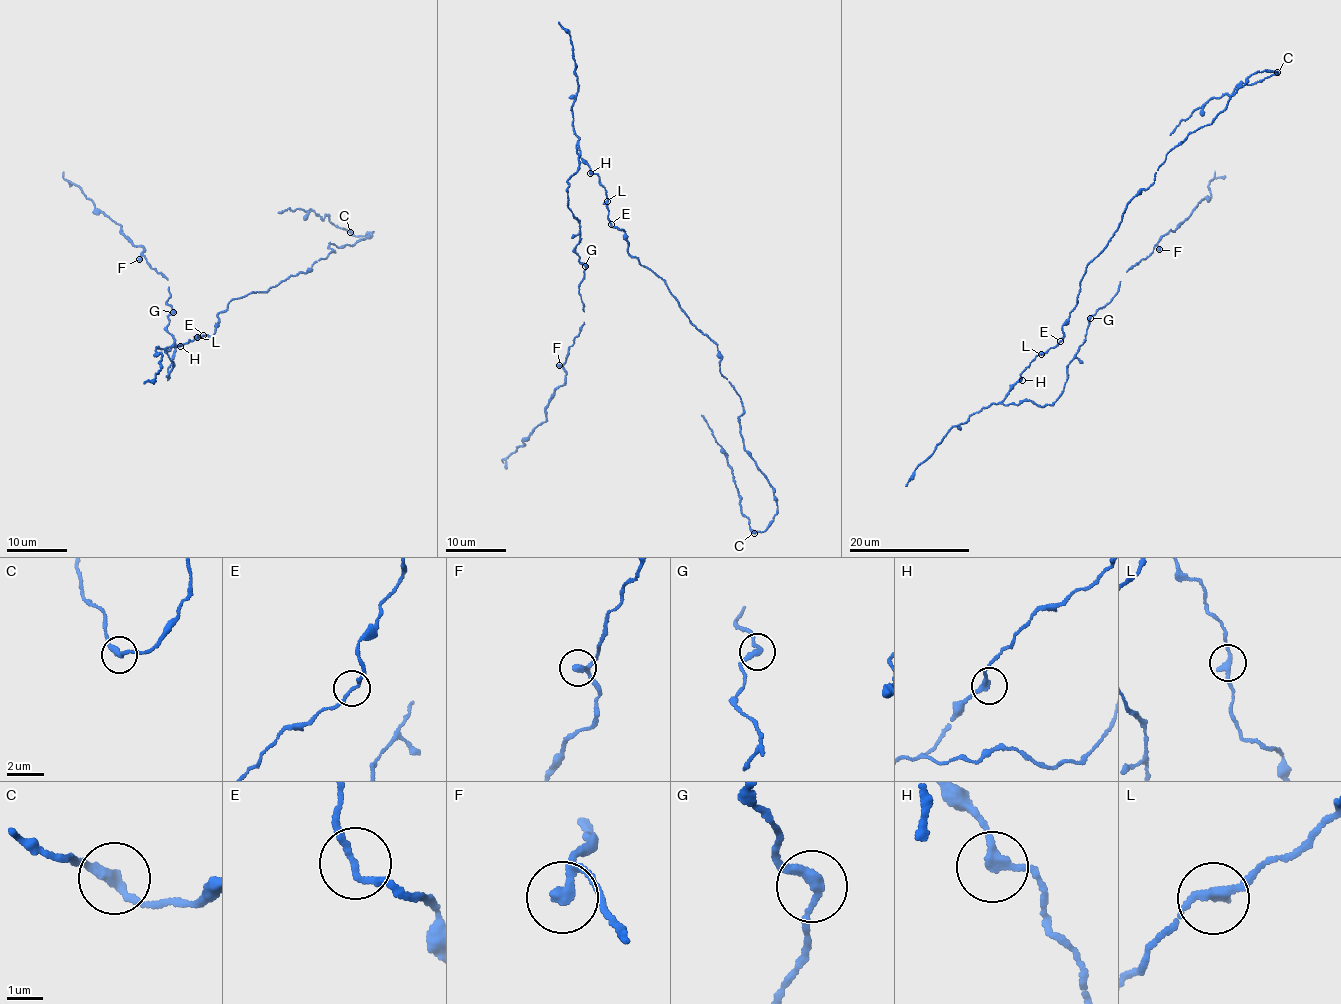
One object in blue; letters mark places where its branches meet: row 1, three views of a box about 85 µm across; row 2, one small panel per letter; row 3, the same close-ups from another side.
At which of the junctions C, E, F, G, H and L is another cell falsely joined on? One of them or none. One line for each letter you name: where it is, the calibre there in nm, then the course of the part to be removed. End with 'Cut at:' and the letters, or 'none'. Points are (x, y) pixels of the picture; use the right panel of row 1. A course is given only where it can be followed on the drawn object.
C: (1277, 72) | 280 nm | (1278, 72), (1237, 85), (1230, 95), (1208, 99), (1180, 121), (1170, 135)
Cut at: C

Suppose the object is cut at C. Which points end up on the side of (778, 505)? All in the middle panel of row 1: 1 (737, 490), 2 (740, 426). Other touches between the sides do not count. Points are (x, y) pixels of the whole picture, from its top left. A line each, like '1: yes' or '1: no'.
1: no
2: yes

